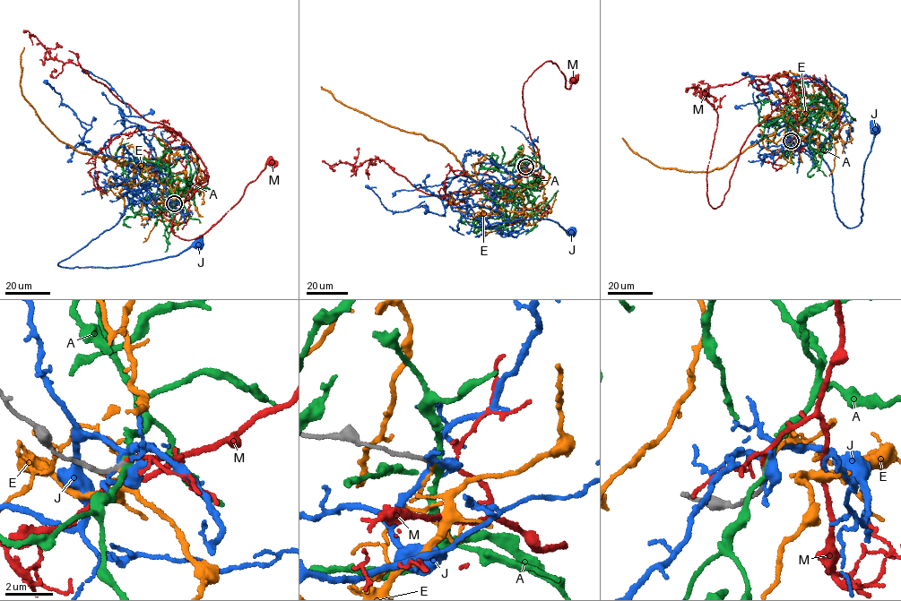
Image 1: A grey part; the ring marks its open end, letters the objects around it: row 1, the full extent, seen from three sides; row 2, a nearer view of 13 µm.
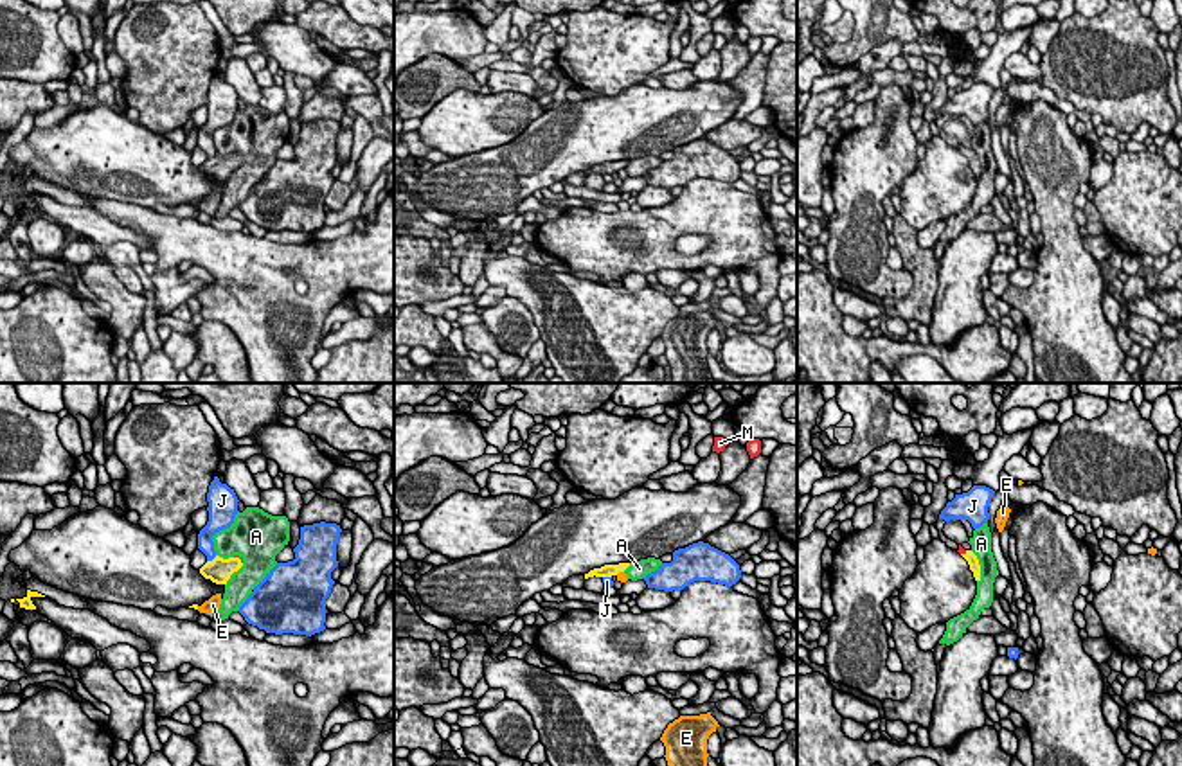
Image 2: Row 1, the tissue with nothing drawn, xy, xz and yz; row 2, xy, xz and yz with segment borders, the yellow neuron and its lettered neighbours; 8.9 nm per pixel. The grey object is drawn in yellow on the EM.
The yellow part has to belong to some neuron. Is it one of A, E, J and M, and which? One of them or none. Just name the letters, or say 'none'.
M

